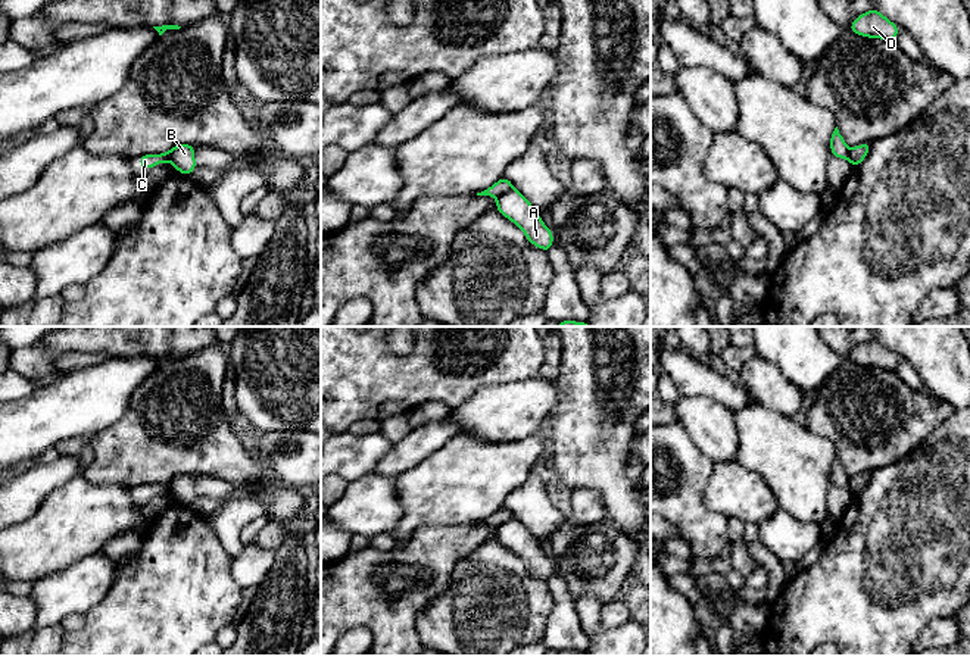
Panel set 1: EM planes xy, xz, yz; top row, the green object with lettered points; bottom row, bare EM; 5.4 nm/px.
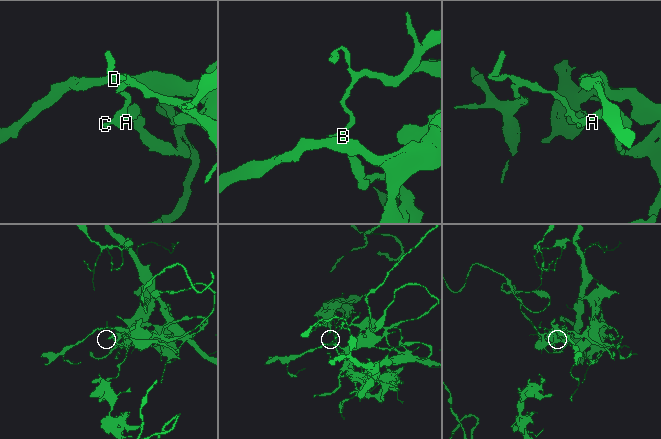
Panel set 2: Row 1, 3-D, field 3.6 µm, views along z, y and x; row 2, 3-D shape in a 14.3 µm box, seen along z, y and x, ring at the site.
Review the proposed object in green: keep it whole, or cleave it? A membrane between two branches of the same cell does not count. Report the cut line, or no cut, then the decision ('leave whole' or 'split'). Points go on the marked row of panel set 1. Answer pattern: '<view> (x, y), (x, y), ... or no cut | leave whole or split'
xz (512, 187), (496, 197) | split

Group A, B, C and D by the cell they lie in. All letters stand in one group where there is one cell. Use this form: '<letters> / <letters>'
A B D / C

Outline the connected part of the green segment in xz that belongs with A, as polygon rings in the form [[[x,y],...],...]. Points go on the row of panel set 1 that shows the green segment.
[[[512,188],[499,196],[496,200],[496,209],[500,215],[520,227],[531,244],[549,252],[553,243],[553,234],[543,224],[537,210],[518,190]]]

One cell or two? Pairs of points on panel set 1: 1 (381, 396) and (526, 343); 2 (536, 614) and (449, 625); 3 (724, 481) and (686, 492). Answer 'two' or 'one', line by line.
1: one
2: one
3: two

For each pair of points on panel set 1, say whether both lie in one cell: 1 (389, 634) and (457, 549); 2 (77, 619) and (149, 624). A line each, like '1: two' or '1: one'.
1: one
2: two

